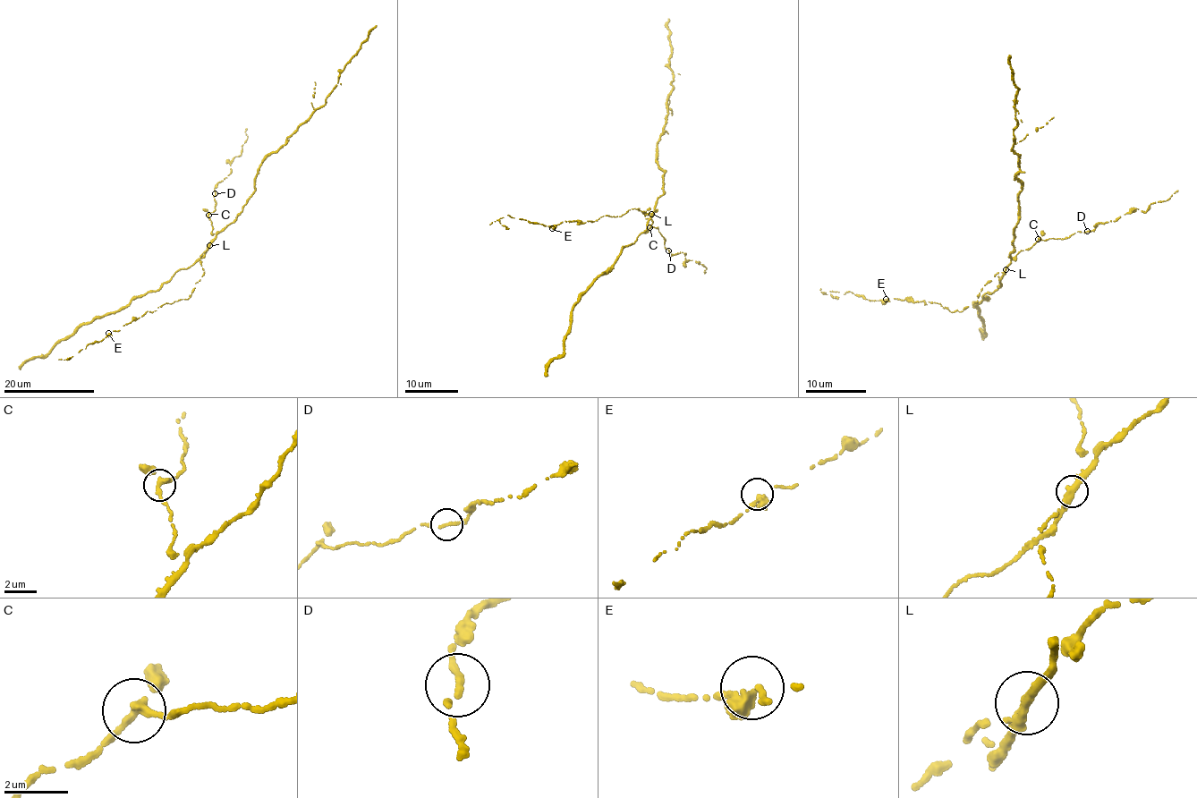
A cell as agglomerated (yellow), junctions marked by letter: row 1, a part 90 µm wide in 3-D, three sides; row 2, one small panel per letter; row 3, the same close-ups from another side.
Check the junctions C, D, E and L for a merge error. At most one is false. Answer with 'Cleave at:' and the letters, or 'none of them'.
Cleave at: L

